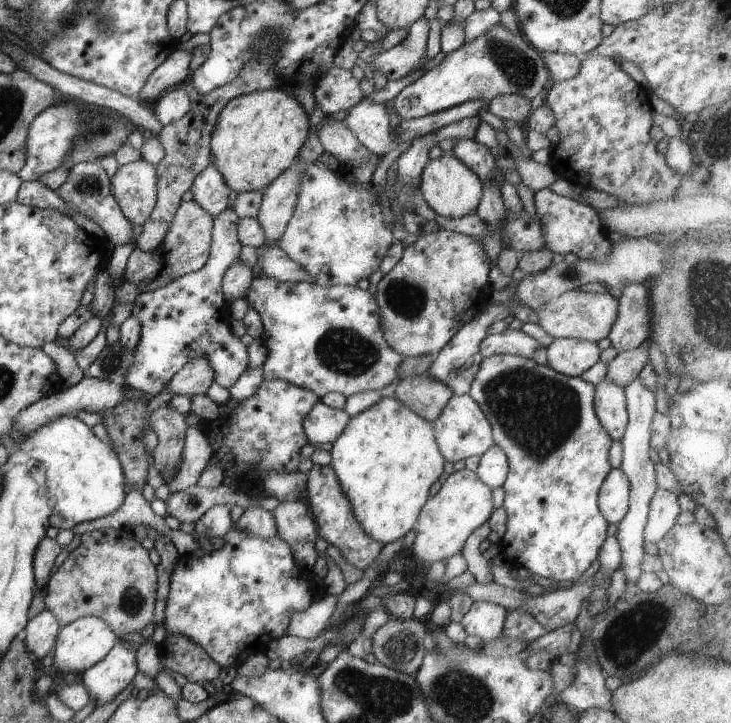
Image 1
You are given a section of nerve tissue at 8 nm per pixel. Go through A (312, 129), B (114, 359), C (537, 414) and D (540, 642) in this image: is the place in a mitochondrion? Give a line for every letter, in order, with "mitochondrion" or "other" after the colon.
A: other
B: mitochondrion
C: mitochondrion
D: other

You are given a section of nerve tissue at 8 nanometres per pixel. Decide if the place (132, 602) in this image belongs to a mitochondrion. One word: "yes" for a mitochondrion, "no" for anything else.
yes

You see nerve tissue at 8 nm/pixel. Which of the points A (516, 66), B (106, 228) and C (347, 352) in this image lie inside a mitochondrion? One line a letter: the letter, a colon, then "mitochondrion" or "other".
A: mitochondrion
B: other
C: mitochondrion

